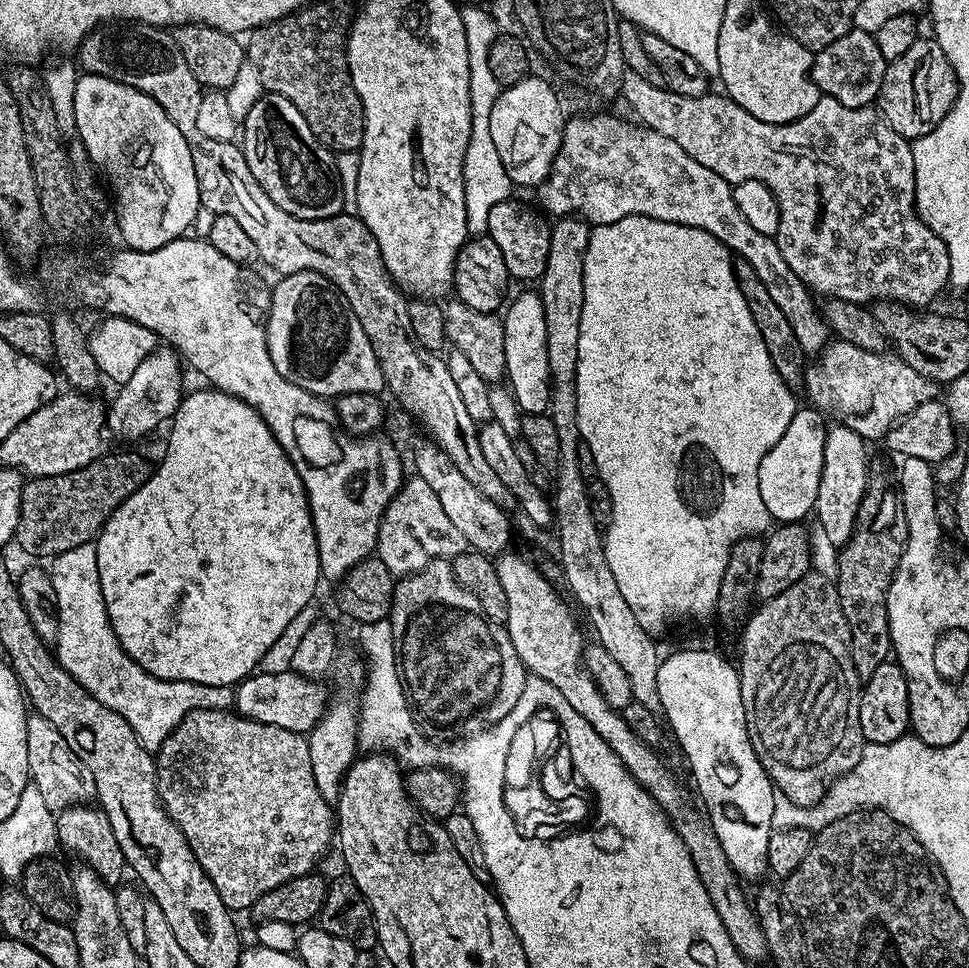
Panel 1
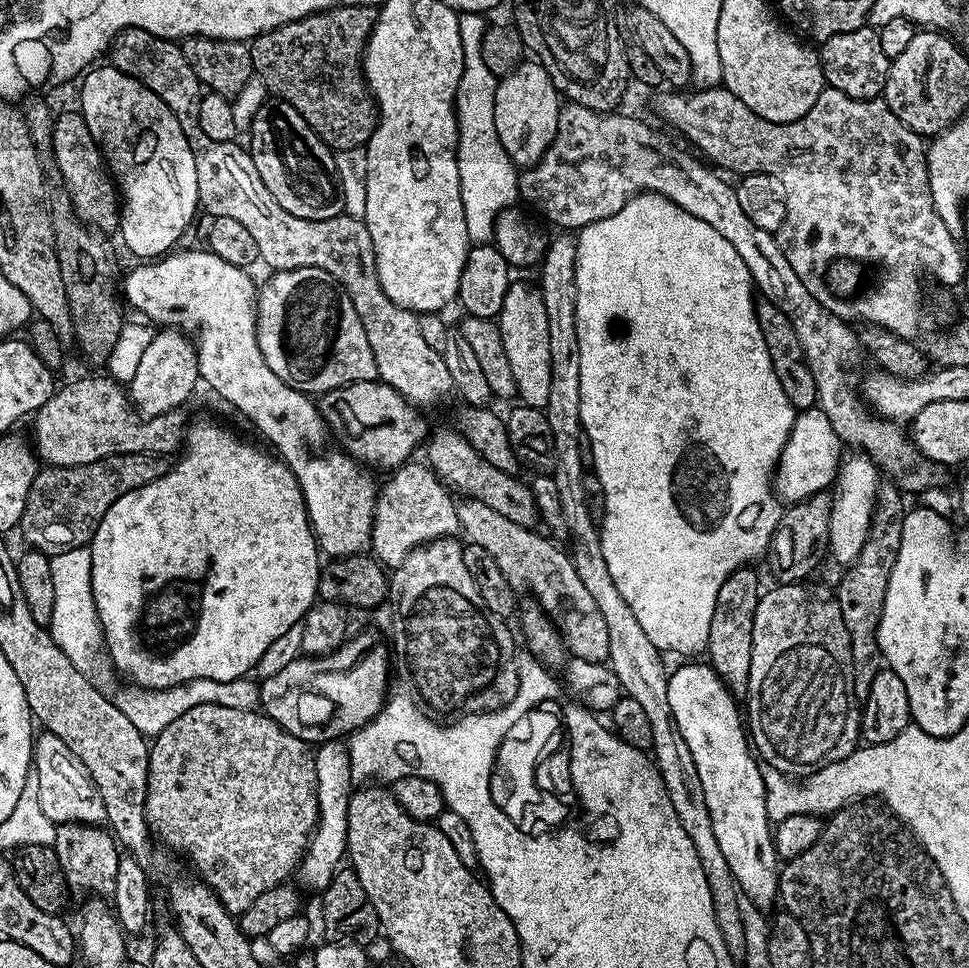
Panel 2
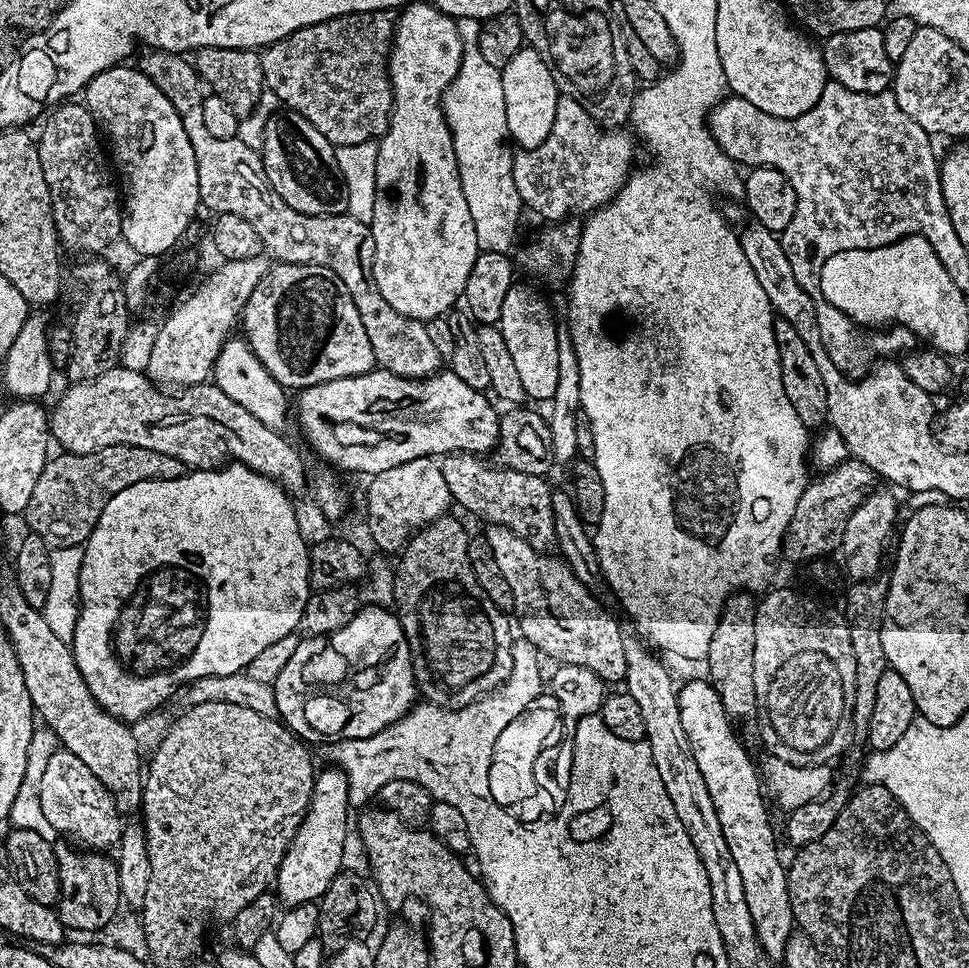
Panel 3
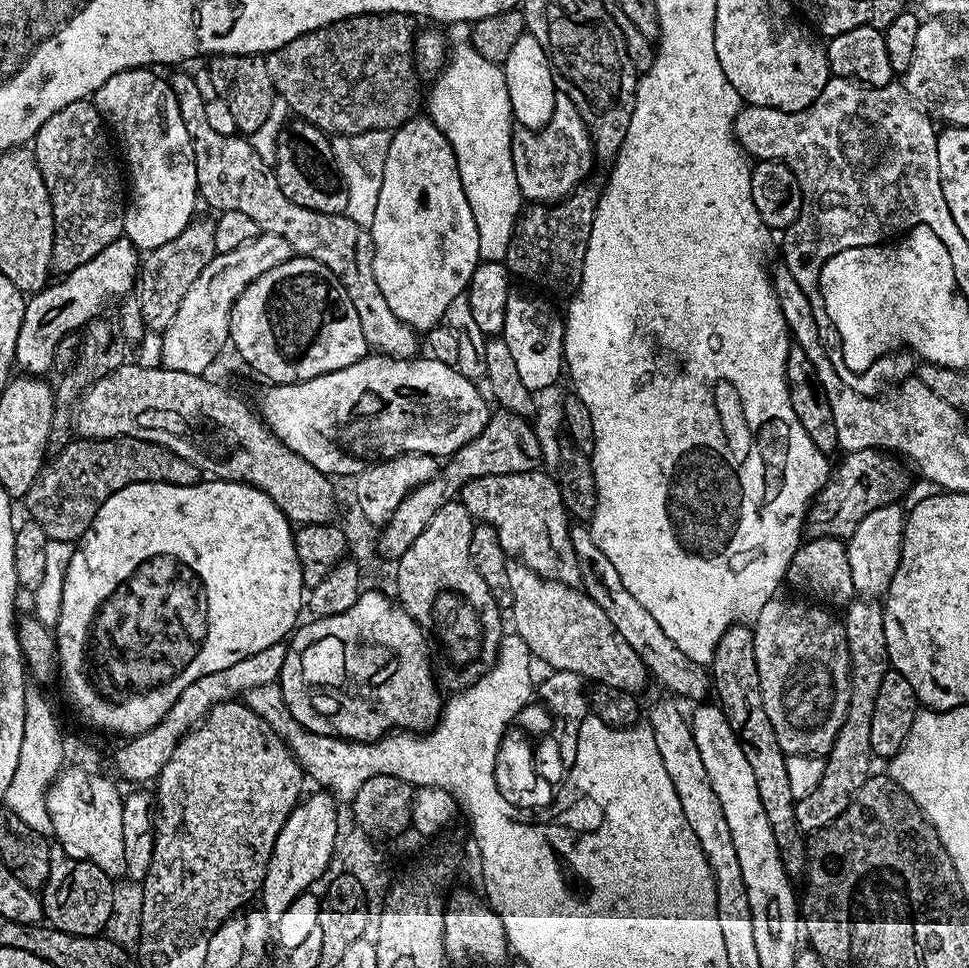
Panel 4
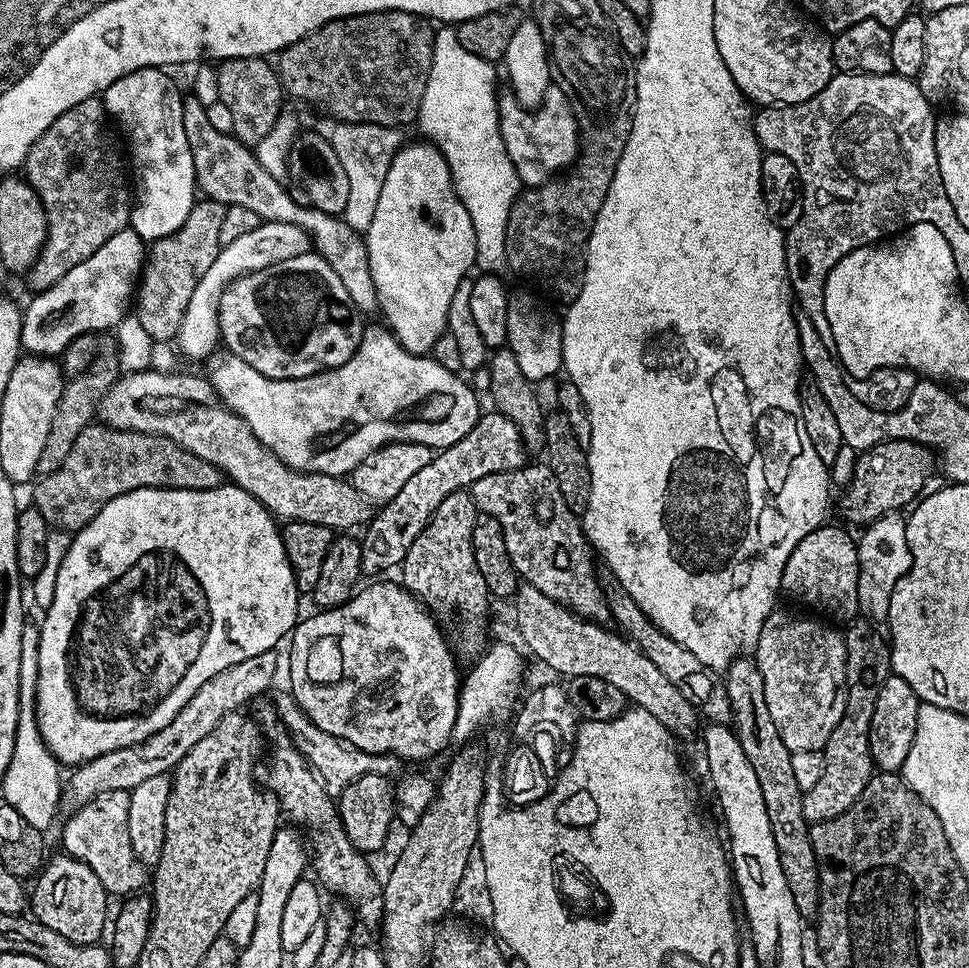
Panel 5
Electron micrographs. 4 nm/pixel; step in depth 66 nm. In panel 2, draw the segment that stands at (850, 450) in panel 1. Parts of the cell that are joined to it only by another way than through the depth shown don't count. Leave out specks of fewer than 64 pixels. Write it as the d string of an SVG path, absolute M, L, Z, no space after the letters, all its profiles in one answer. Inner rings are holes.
M852 454L841 463L835 479L834 491L837 496L831 497L830 522L828 523L828 550L836 564L847 566L862 554L866 538L872 529L872 517L876 514L878 503L878 469L870 457L863 454Z

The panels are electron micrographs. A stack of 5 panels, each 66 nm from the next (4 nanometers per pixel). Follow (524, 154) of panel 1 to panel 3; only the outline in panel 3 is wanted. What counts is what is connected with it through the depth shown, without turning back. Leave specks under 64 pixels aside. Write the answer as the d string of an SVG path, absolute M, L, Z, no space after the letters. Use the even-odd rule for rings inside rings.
M525 46L500 69L500 77L511 143L520 150L542 146L550 134L550 126L554 126L554 114L561 96L554 82L554 72L546 62L542 62L542 54L538 54L538 50Z

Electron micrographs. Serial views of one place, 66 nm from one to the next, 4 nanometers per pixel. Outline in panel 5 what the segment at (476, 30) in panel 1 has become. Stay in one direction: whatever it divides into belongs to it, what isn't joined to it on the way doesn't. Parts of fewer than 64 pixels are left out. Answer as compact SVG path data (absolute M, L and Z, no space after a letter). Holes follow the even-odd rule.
M437 27L426 94L422 94L418 117L418 125L428 135L425 137L448 163L458 198L462 206L466 206L470 222L474 222L475 267L484 274L505 271L506 222L510 218L512 203L522 188L500 133L496 68L493 61L478 58L478 54L470 54L470 50L465 50L462 42L458 42L455 27Z

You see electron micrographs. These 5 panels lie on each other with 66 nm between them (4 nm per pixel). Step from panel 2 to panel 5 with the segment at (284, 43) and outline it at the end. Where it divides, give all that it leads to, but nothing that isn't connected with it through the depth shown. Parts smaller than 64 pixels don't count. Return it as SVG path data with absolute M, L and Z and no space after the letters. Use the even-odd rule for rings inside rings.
M386 10L385 12L367 12L366 14L354 14L353 16L343 16L337 20L326 22L318 30L306 34L298 42L294 42L289 48L284 48L275 57L274 67L276 75L280 77L280 86L289 97L301 100L304 104L313 104L316 108L321 108L328 116L333 116L333 121L346 123L374 123L378 126L394 129L403 129L403 124L408 124L417 119L422 106L422 94L426 94L426 82L430 74L432 65L432 47L434 46L434 28L425 17L415 16L402 10Z

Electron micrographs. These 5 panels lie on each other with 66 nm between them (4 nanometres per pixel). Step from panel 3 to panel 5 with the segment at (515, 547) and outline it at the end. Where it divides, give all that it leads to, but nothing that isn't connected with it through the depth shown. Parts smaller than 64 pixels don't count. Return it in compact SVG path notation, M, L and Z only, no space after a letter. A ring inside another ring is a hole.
M521 583L517 587L514 603L516 603L516 628L520 631L525 646L550 669L561 672L564 678L589 675L602 678L603 681L618 686L625 694L628 702L637 708L644 708L650 714L654 714L654 718L658 718L658 722L662 722L673 737L680 739L681 736L682 739L688 740L696 731L696 735L701 731L702 717L697 712L696 707L690 702L686 702L686 698L682 698L682 694L678 694L678 686L674 686L662 674L662 670L658 670L658 667L650 661L648 656L644 655L629 639L613 629L610 631L604 628L606 626L597 621L577 615L567 606L558 604L546 594L542 594L542 590L534 590L534 586L529 584Z

